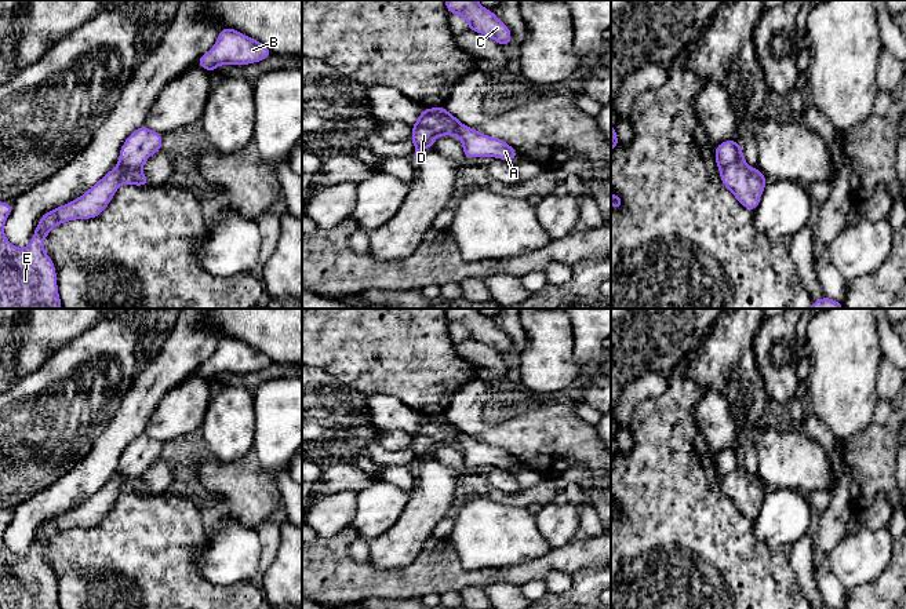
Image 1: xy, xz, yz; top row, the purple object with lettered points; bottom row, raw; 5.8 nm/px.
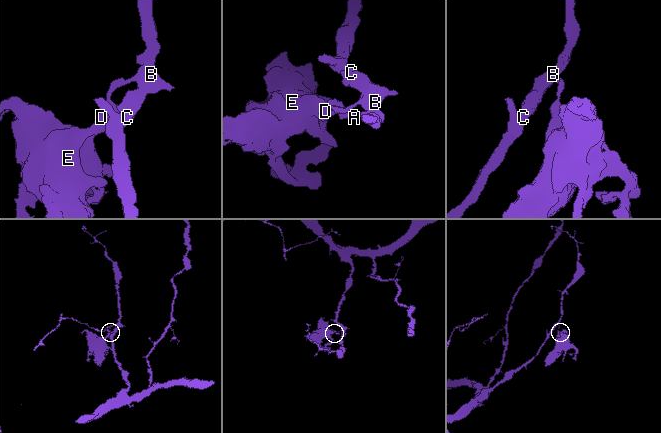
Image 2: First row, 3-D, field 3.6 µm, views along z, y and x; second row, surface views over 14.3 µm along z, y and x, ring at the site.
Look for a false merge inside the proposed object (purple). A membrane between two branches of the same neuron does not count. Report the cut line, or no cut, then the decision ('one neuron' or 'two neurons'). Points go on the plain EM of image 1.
cut yz (741, 459), (731, 471), (720, 478); two neurons

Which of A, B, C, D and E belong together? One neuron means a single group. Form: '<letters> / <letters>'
A B C / D E

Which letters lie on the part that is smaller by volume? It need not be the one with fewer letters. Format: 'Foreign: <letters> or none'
Foreign: D, E

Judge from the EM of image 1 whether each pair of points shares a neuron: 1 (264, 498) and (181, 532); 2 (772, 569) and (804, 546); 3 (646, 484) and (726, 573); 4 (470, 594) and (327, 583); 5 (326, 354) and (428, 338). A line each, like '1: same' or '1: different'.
1: different
2: different
3: same
4: different
5: same

